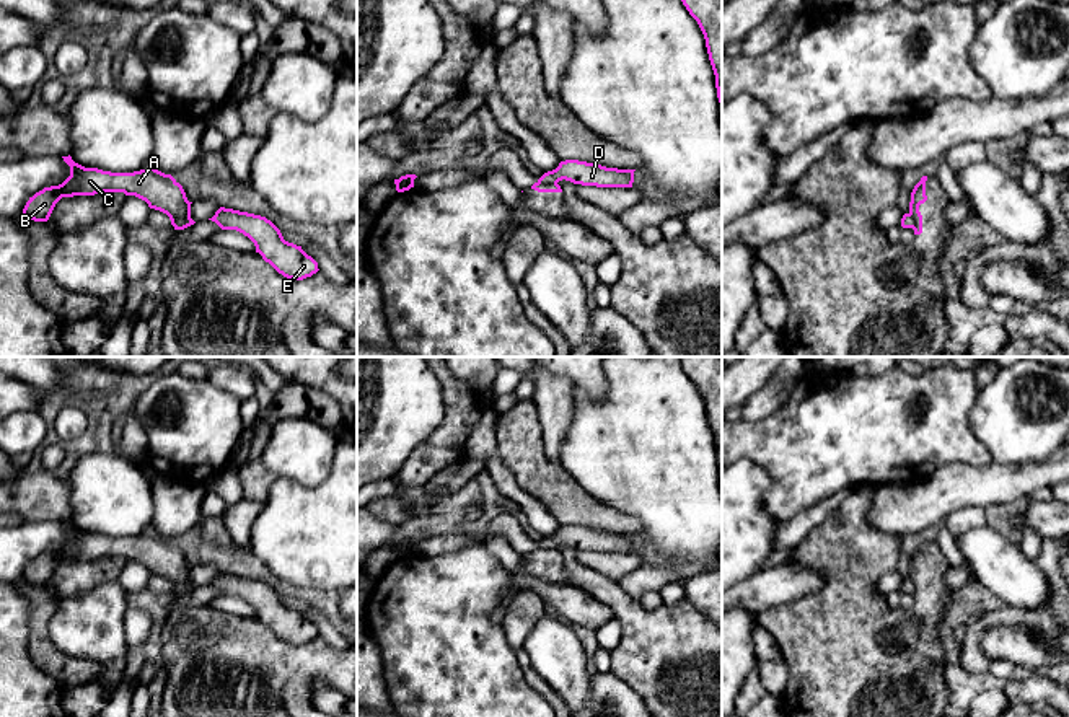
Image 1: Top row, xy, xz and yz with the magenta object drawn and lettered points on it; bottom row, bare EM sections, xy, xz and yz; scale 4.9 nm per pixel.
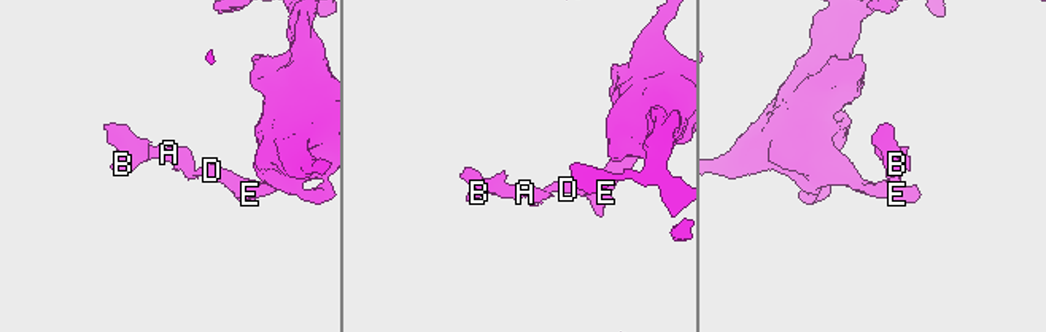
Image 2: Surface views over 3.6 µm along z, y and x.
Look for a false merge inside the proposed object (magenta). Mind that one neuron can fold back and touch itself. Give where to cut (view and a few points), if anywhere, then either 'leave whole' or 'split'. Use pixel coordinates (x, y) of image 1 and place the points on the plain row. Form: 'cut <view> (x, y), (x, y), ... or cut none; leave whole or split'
cut xz (538, 545), (556, 549); split

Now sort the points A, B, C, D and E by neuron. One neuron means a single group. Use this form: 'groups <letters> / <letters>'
groups A B C / D E

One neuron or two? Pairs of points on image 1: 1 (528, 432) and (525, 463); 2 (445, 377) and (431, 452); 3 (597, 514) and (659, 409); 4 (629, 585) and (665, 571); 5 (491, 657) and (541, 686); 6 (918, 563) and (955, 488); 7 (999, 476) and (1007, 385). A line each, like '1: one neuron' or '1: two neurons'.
1: one neuron
2: one neuron
3: two neurons
4: one neuron
5: two neurons
6: two neurons
7: two neurons

